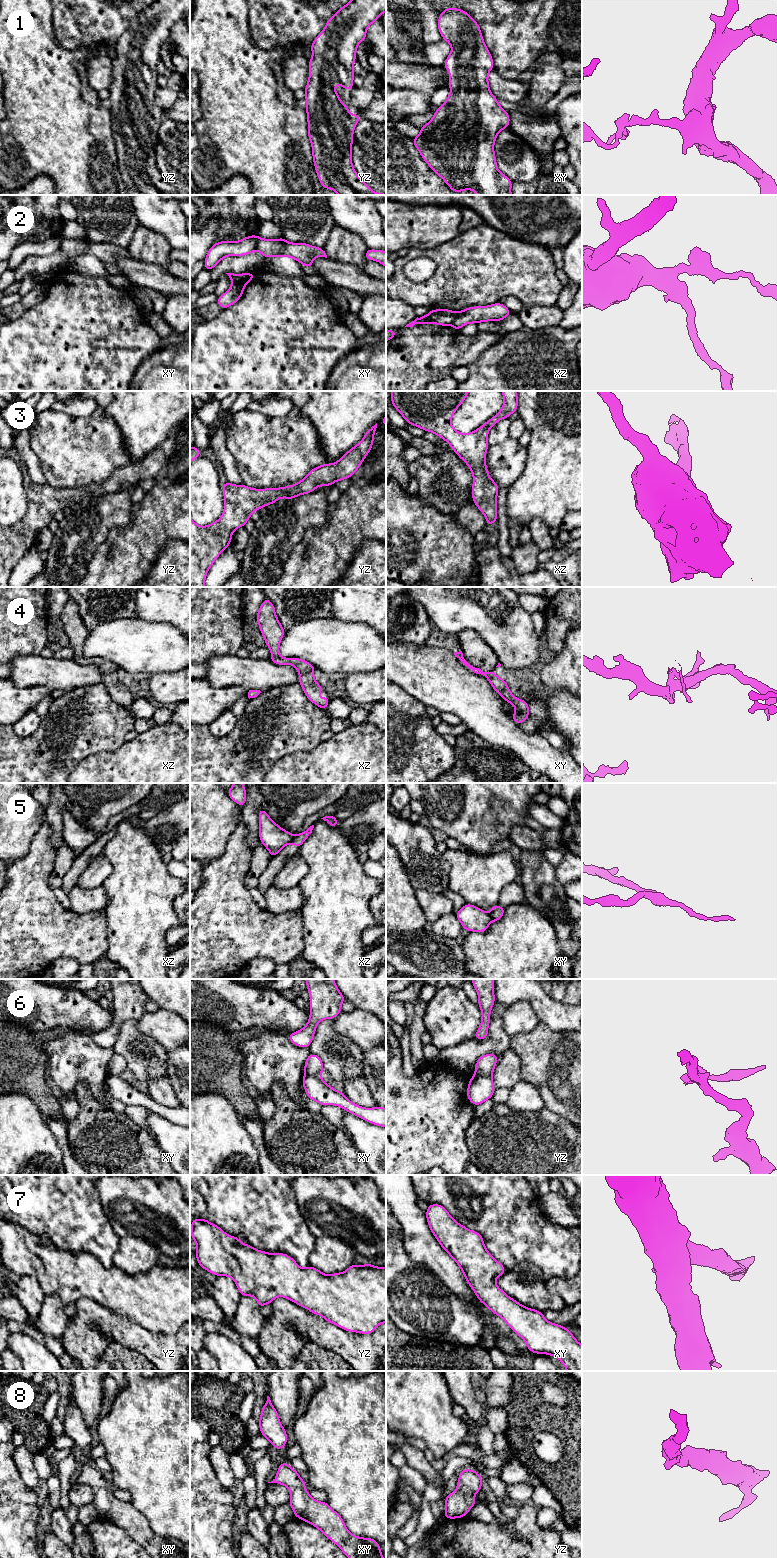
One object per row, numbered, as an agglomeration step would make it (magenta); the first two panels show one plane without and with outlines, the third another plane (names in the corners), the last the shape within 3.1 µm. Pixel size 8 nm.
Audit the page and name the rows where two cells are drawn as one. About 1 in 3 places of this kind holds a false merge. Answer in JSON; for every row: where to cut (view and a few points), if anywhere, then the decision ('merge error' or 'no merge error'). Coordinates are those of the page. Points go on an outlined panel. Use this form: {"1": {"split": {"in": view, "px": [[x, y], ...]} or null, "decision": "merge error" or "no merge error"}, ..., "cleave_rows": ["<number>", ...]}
{"1": {"split": null, "decision": "no merge error"}, "2": {"split": {"in": "xz", "px": [[458, 312], [450, 324]]}, "decision": "merge error"}, "3": {"split": null, "decision": "no merge error"}, "4": {"split": null, "decision": "no merge error"}, "5": {"split": {"in": "xy", "px": [[488, 913], [493, 920]]}, "decision": "merge error"}, "6": {"split": {"in": "yz", "px": [[475, 1074], [490, 1075]]}, "decision": "merge error"}, "7": {"split": null, "decision": "no merge error"}, "8": {"split": null, "decision": "no merge error"}, "cleave_rows": ["2", "5", "6"]}

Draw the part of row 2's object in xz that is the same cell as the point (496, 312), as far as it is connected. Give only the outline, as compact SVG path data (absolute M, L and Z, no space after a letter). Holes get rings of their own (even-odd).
M500 302L489 306L468 307L457 313L457 317L451 326L459 331L466 324L487 321L497 322L505 319L511 313L512 311Z

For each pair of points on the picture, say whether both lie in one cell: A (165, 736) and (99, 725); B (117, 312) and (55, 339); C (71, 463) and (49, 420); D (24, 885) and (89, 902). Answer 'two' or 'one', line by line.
A: two
B: one
C: one
D: two

